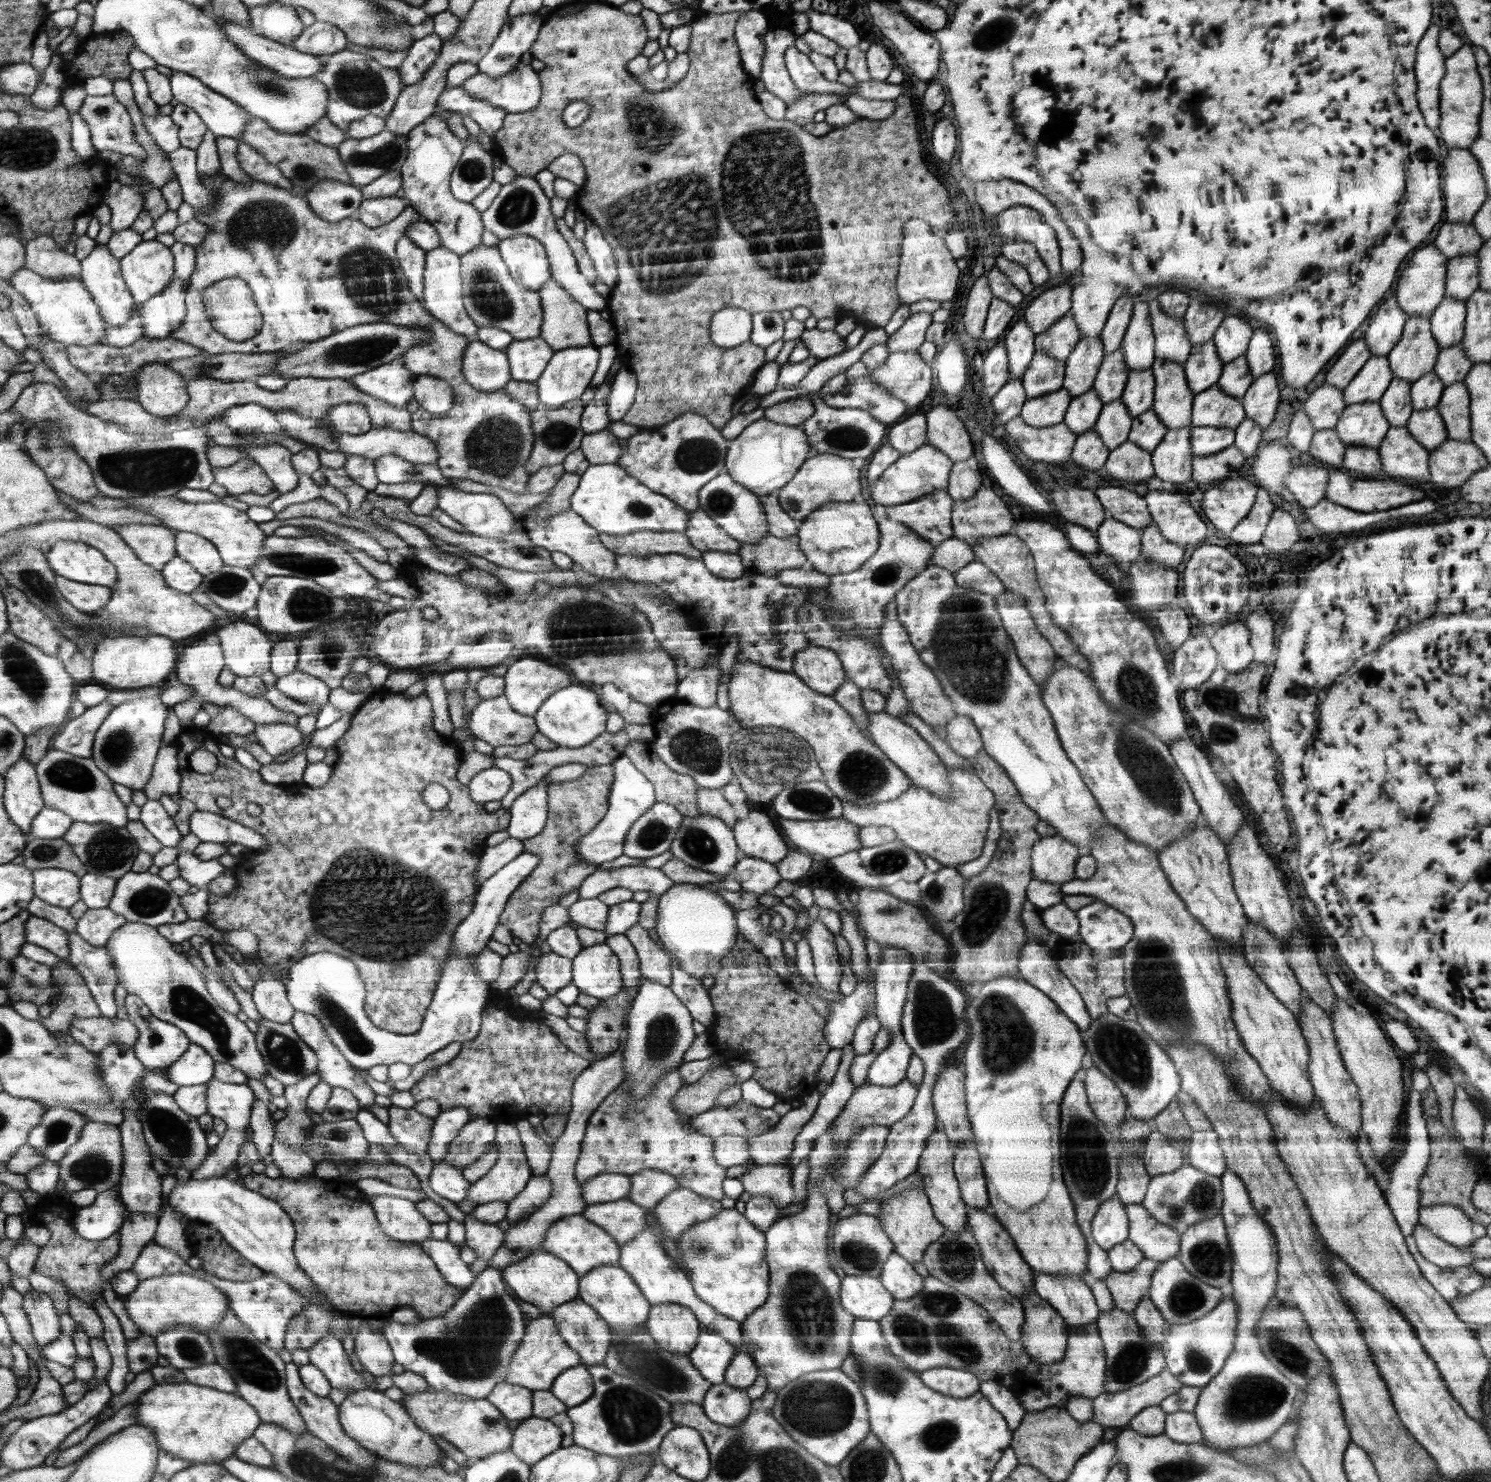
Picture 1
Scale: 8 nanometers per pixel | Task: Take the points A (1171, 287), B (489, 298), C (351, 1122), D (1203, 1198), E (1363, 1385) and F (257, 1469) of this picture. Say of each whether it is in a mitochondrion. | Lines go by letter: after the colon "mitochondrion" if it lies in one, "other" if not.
A: other
B: mitochondrion
C: other
D: mitochondrion
E: other
F: other

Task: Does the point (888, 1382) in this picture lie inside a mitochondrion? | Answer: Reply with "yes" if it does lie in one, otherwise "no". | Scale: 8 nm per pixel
yes

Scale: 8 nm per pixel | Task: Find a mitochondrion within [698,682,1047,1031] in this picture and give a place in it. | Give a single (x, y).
(767, 757)

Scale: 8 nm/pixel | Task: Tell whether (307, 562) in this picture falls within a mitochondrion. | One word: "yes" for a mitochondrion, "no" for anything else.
yes

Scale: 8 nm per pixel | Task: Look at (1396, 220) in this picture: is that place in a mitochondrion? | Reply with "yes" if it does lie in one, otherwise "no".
no

